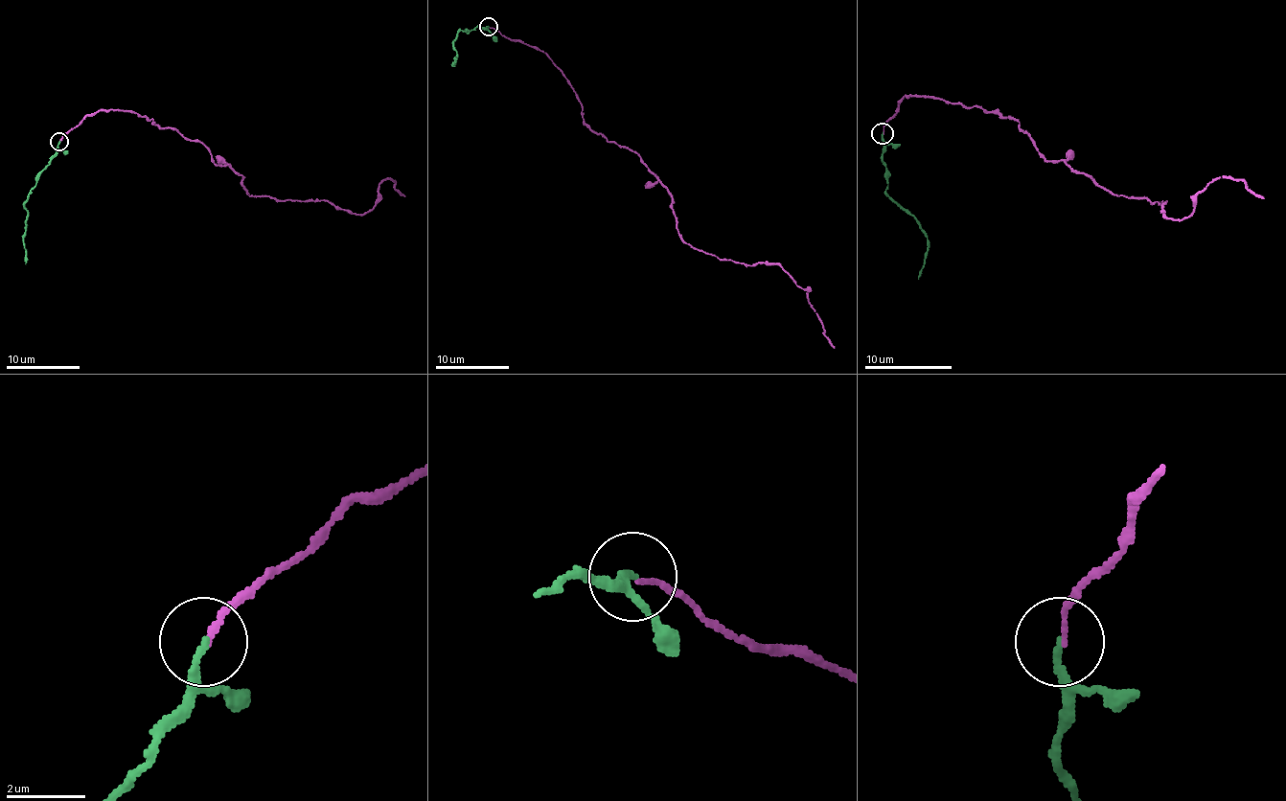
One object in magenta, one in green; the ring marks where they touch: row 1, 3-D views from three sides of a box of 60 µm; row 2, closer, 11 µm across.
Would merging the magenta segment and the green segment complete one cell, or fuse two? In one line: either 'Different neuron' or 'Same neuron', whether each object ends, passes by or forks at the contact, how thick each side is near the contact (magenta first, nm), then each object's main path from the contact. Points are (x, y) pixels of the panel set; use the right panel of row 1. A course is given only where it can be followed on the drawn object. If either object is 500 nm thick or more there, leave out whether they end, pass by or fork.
Same neuron. At the ring magenta ends. At the ring green ends. Thickness 130 nm (magenta) against 190 nm. Course of magenta: (884, 132), (906, 96), (931, 96), (1012, 118), (1046, 161), (1164, 202), (1168, 217), (1216, 178), (1264, 197). Course of green: (882, 132), (886, 192), (906, 209), (928, 239), (928, 254), (919, 278)

